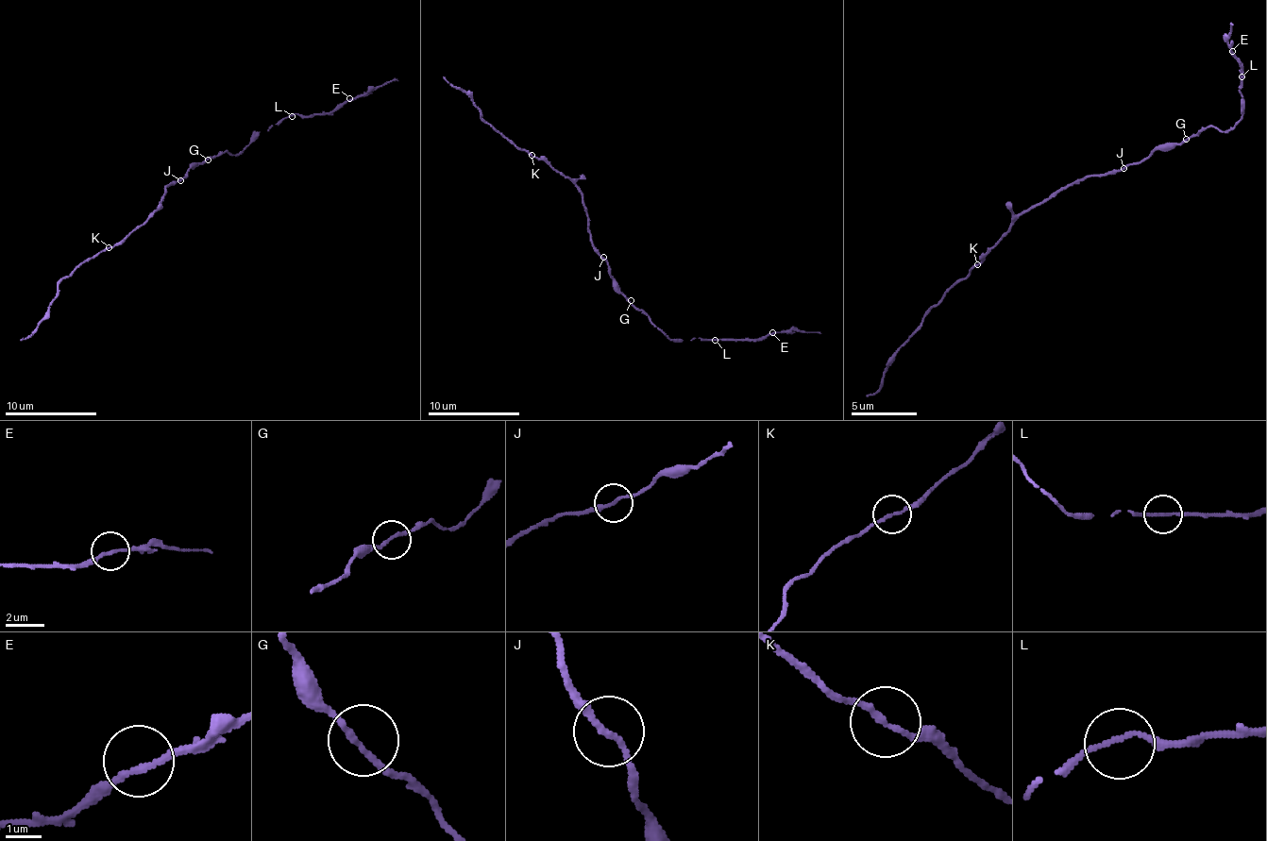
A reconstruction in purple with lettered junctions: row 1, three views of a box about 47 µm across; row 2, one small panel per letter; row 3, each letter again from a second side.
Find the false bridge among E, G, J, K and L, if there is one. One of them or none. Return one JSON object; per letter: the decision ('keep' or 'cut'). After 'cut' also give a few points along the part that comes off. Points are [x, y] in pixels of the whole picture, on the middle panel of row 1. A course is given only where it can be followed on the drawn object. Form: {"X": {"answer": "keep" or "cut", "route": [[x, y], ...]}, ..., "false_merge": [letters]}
{"E": {"answer": "keep"}, "G": {"answer": "keep"}, "J": {"answer": "keep"}, "K": {"answer": "cut", "route": [[532, 154], [509, 142], [481, 118], [470, 97], [443, 76]]}, "L": {"answer": "keep"}, "false_merge": ["K"]}

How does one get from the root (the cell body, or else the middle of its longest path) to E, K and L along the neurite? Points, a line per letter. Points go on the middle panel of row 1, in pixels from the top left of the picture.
E: (599, 253), (607, 264), (607, 273), (615, 285), (671, 340), (763, 340), (772, 332)
K: (599, 253), (591, 241), (582, 193), (566, 177), (532, 154)
L: (599, 253), (607, 264), (607, 273), (615, 285), (671, 340), (715, 340)

